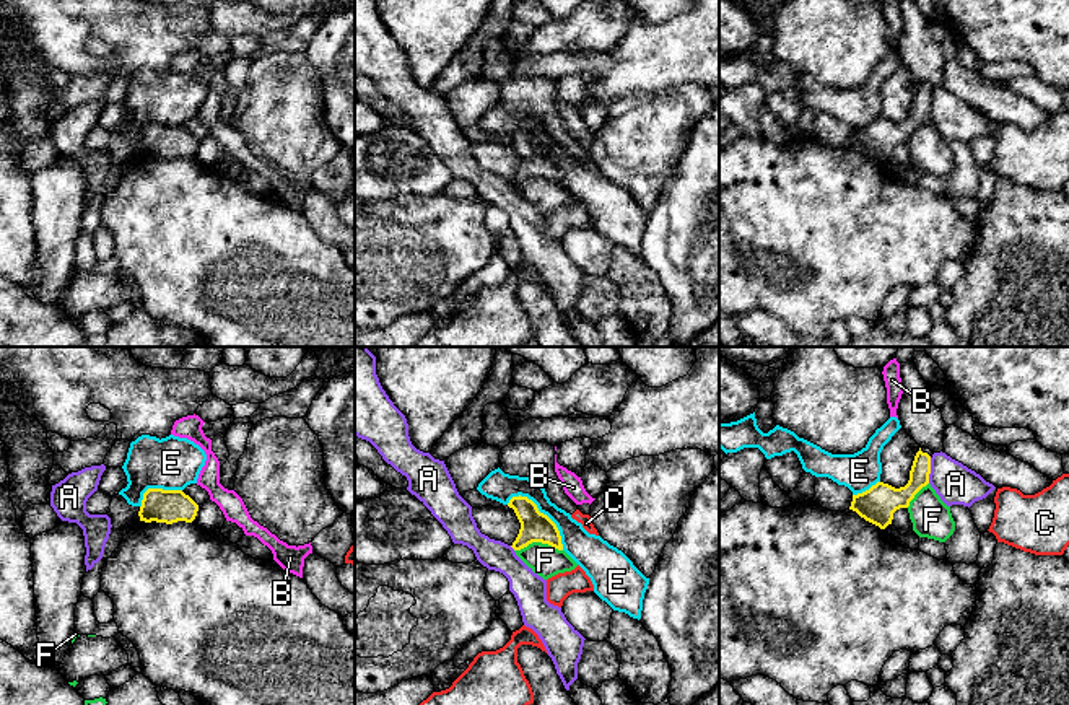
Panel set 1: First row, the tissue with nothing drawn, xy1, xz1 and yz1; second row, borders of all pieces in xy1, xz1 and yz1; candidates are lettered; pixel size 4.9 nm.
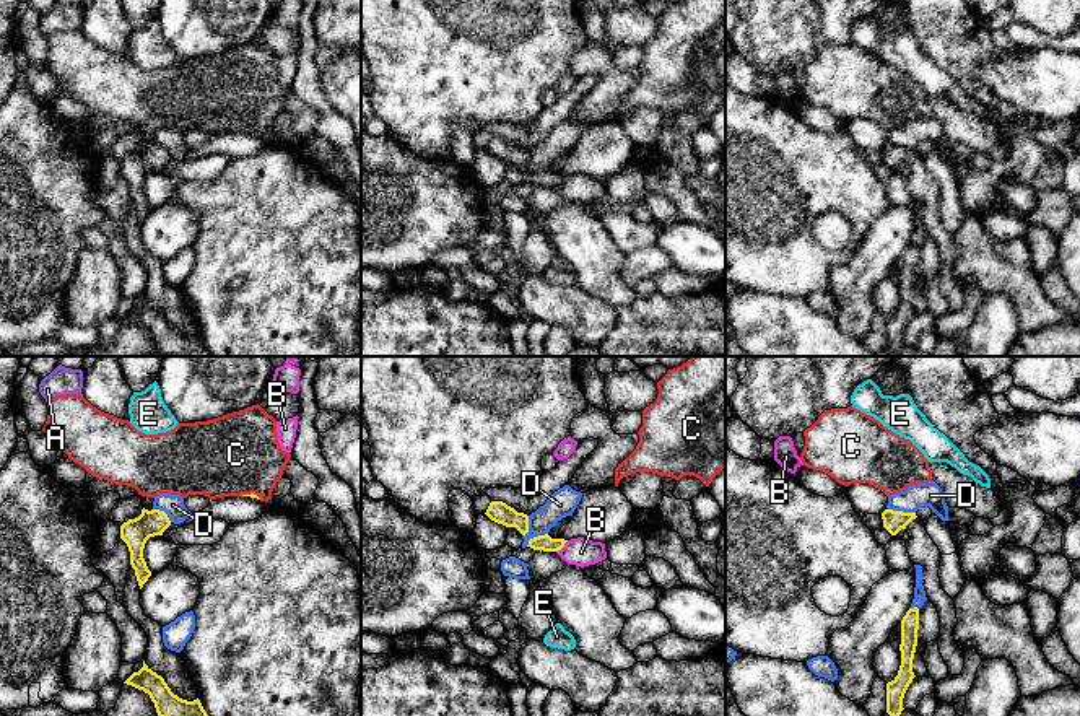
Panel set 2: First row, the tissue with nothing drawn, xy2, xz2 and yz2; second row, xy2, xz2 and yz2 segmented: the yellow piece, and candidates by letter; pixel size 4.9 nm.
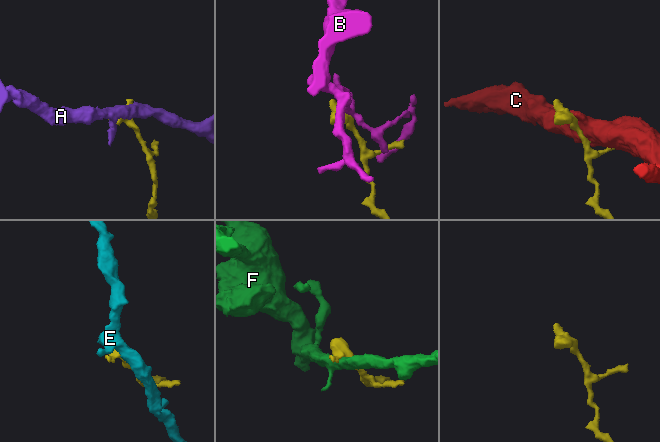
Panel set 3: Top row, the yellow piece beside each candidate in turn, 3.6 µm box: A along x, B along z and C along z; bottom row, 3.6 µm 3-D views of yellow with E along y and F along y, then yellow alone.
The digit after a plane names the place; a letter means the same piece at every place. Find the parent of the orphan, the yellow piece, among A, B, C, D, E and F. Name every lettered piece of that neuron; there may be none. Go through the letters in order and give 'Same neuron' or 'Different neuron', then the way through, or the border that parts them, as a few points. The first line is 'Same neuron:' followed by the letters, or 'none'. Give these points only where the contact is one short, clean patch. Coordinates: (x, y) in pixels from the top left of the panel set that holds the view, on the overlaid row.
Same neuron: none
A: Different neuron. Boundary: yz1 (931, 458), (928, 482)
B: Different neuron. Boundary: xz2 (568, 541), (557, 552)
C: Different neuron
D: Different neuron
E: Different neuron. Boundary: xz1 (508, 500), (526, 495), (555, 525), (563, 549)
F: Different neuron. Boundary: xz1 (562, 549), (529, 542), (514, 551)

